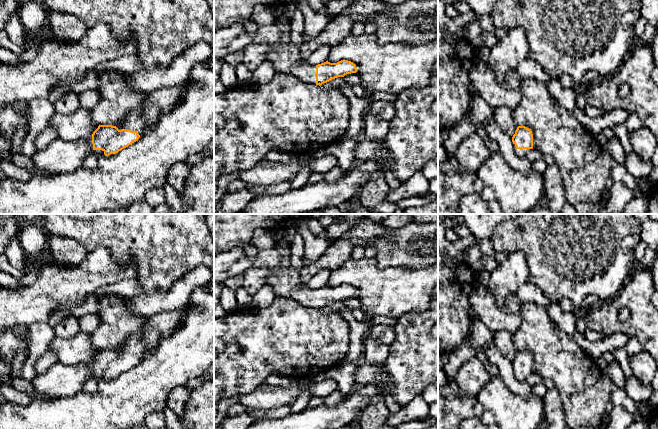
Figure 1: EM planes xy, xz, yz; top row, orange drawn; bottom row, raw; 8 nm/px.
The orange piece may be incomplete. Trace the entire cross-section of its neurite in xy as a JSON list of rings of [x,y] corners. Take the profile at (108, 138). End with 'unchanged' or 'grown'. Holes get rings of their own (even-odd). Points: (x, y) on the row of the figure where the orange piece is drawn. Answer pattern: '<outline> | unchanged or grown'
[[[187,81],[177,86],[164,87],[147,92],[143,109],[140,112],[131,112],[118,127],[99,125],[93,134],[87,138],[74,141],[66,141],[60,138],[53,140],[46,149],[36,151],[36,153],[30,157],[33,164],[38,171],[46,172],[49,176],[54,176],[74,172],[82,166],[84,159],[90,152],[95,152],[99,157],[103,154],[109,156],[118,153],[136,142],[142,136],[145,129],[155,123],[162,113],[170,112],[178,104],[183,97],[186,83]]] | grown

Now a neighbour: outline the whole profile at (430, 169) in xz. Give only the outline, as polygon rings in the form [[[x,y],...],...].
[[[432,160],[426,162],[420,171],[427,179],[431,180],[438,177],[438,164]]]

